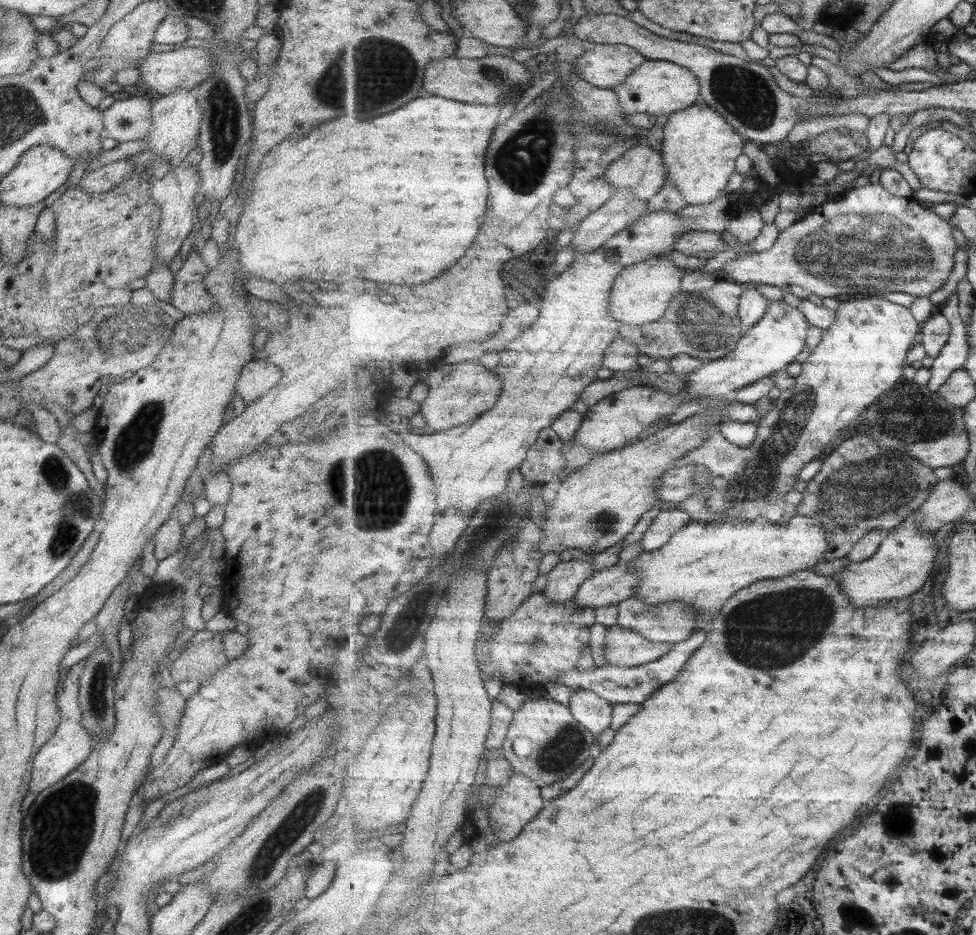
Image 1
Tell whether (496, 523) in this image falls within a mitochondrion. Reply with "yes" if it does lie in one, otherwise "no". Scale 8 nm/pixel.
yes

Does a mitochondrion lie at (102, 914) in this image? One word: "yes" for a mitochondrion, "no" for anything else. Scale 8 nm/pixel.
no

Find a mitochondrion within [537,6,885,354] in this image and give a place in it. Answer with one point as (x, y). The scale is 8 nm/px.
(746, 95)

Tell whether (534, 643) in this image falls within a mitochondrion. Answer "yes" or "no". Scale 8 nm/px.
yes

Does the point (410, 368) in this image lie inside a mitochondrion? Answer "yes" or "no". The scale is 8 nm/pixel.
no

